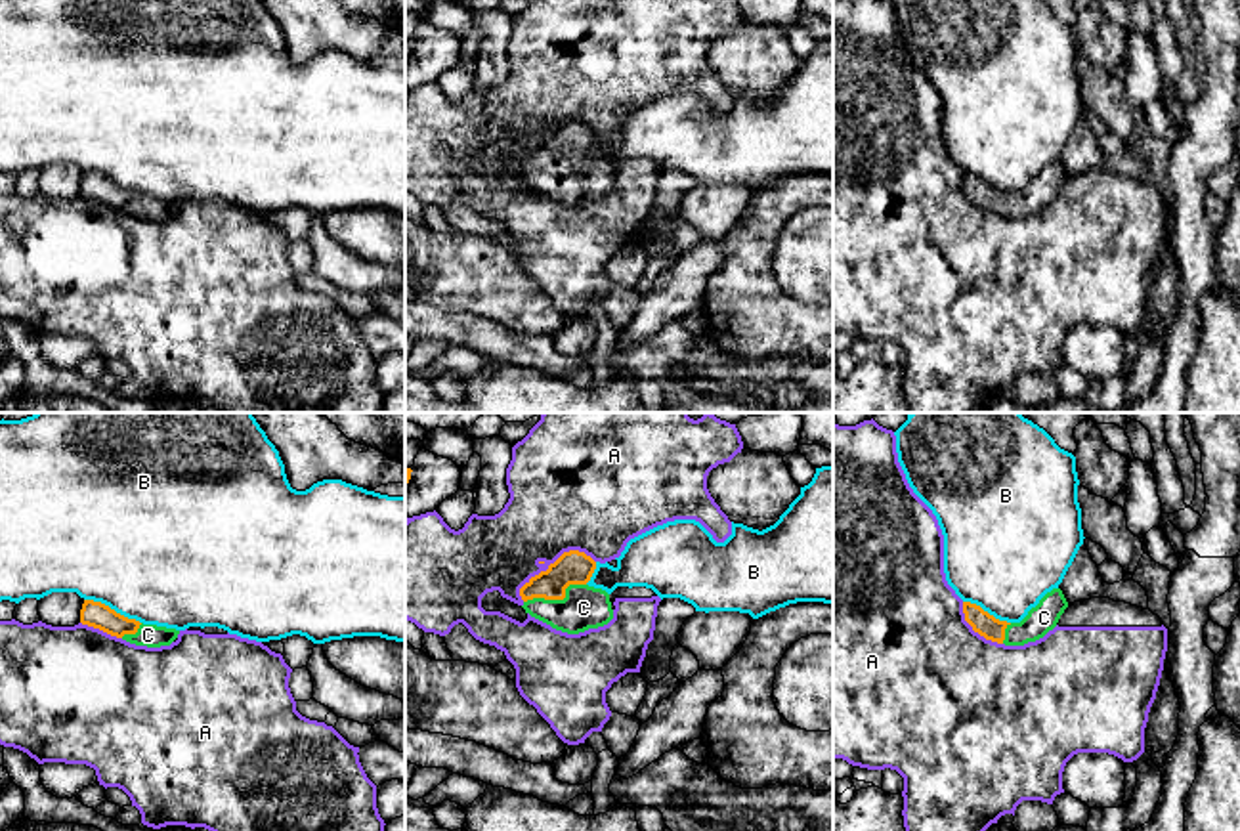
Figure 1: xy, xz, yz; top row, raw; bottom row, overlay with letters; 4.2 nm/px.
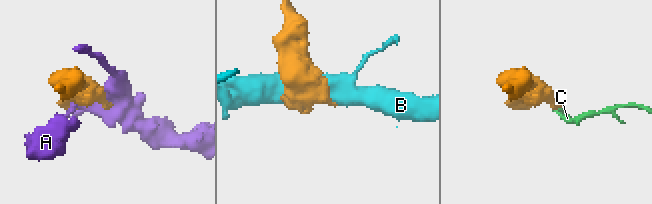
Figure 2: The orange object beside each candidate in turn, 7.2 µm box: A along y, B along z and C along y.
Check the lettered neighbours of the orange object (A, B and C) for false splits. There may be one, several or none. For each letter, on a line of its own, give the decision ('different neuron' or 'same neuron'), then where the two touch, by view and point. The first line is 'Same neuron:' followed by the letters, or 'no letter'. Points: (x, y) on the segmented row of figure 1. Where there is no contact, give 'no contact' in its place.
Same neuron: C
A: different neuron; contact xz (551, 564)
B: different neuron; contact xy (113, 610)
C: same neuron; contact xz (556, 598)

